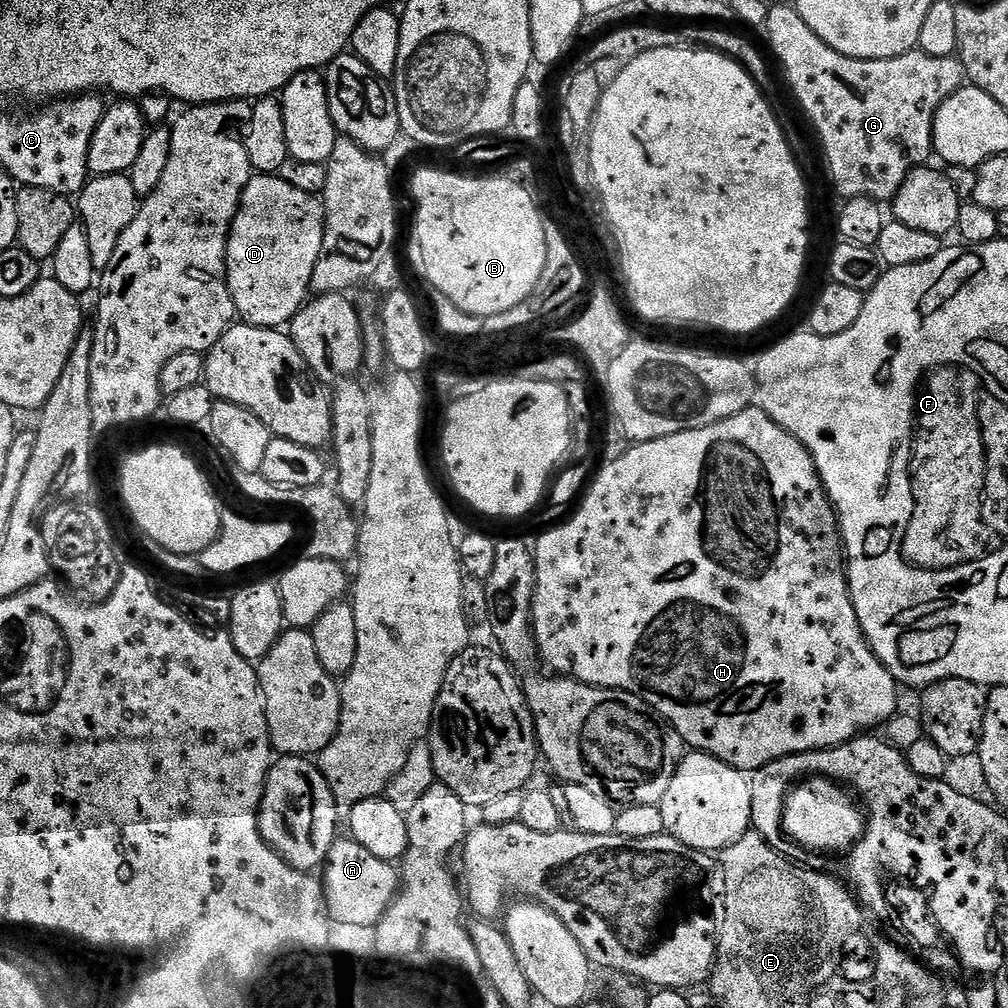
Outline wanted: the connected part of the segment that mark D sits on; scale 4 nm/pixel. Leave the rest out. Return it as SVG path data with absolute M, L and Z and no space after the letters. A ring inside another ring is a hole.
M278 174L253 175L242 194L228 235L228 285L237 317L243 323L259 328L280 330L291 325L309 299L314 266L318 262L318 254L322 254L323 237L324 205L317 197L294 190L294 186Z

